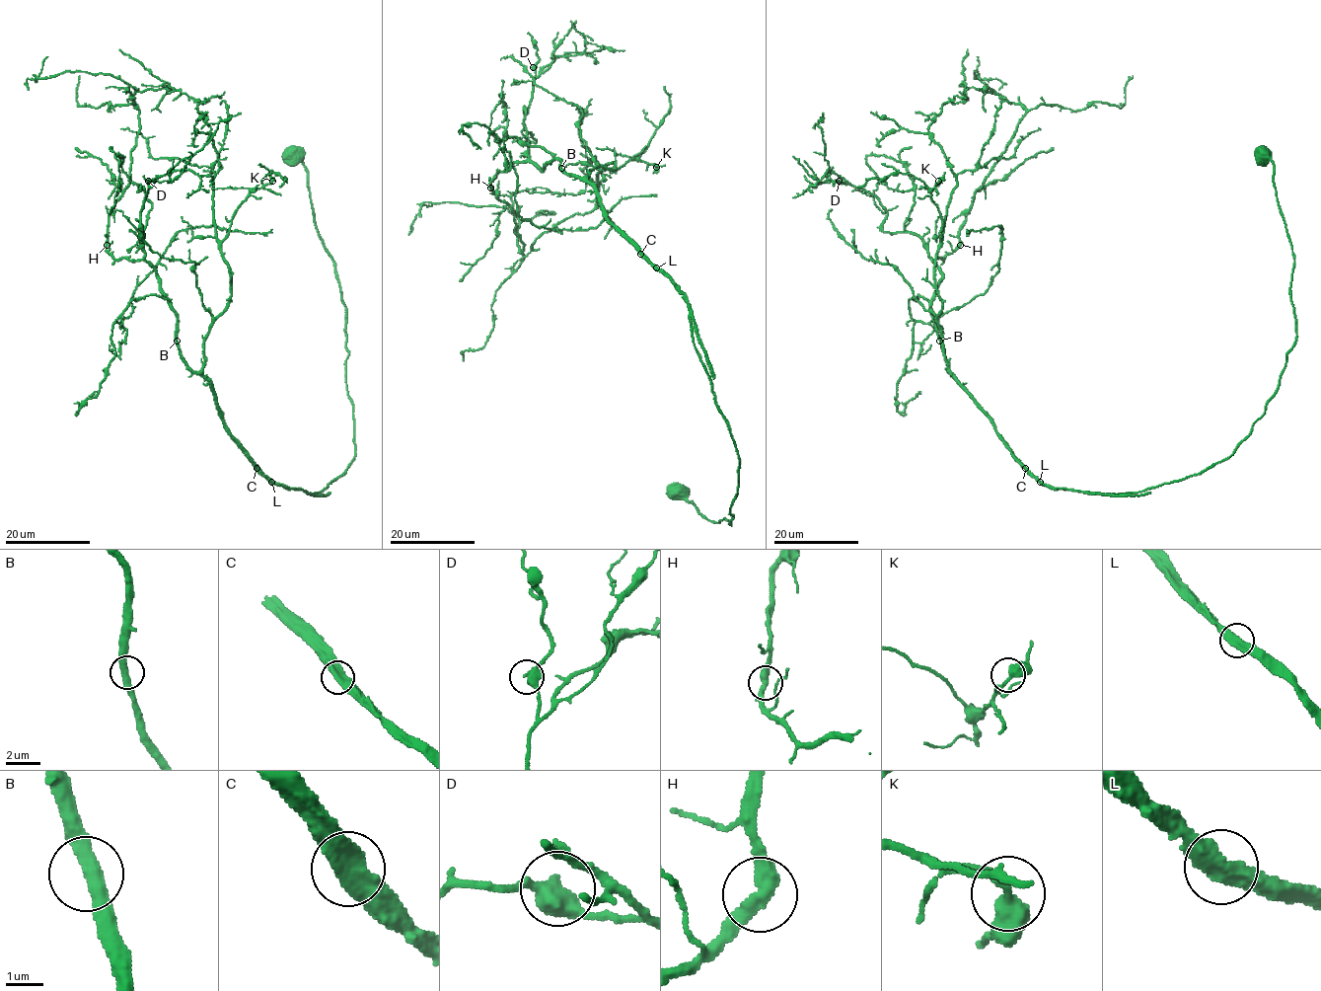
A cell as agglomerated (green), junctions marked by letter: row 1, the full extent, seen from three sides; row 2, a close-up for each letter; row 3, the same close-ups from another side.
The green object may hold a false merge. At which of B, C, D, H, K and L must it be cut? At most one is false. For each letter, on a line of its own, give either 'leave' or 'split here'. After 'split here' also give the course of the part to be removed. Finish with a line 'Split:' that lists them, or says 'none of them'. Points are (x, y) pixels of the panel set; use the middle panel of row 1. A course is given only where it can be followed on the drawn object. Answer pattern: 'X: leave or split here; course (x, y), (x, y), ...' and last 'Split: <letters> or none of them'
B: leave
C: leave
D: leave
H: leave
K: leave
L: leave
Split: none of them

